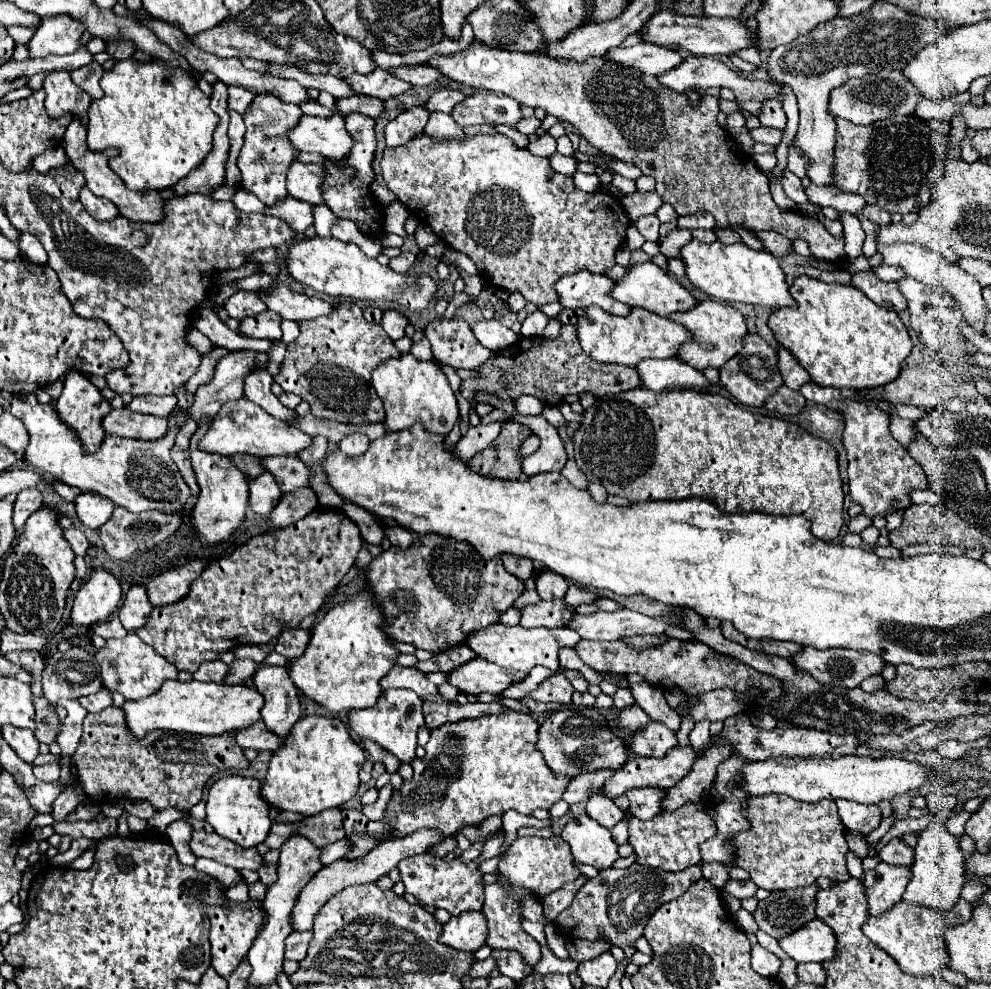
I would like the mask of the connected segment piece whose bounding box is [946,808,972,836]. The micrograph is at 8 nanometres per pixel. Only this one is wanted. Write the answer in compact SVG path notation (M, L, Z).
M960 808L960 810L954 810L954 814L952 814L952 816L946 820L948 832L962 836L962 834L964 834L964 824L968 822L968 818L970 818L970 816L972 816L972 814L970 814L970 812L966 812L964 808Z

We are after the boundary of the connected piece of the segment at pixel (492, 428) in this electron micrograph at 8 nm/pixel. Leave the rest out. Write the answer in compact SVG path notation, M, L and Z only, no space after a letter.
M493 422L470 428L456 444L454 457L460 458L460 460L471 459L477 452L484 450L497 438L501 425L502 422Z

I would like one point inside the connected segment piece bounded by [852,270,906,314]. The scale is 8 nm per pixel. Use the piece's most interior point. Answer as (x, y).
(884, 294)

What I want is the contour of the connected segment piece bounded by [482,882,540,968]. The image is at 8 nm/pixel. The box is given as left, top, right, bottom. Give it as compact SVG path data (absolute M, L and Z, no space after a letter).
M500 882L488 884L486 886L486 900L484 900L484 916L488 920L488 936L486 936L486 946L490 948L502 948L502 950L514 950L518 952L528 966L536 966L540 962L540 944L522 930L522 910L520 910L520 900L530 894L528 888L518 888L510 884L512 890L506 892Z

